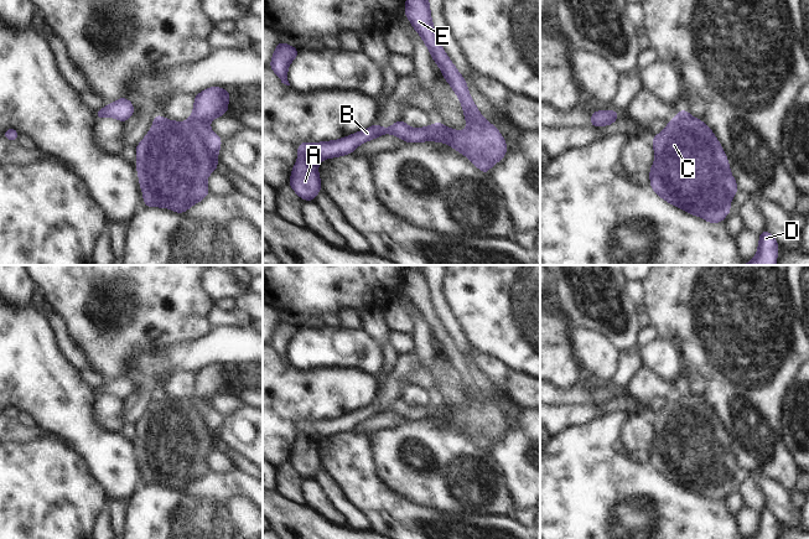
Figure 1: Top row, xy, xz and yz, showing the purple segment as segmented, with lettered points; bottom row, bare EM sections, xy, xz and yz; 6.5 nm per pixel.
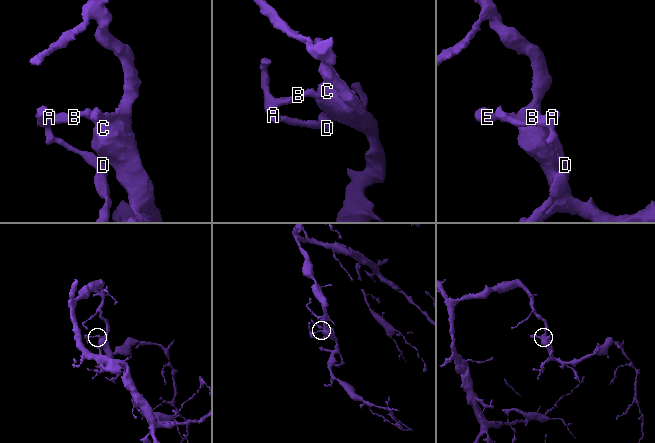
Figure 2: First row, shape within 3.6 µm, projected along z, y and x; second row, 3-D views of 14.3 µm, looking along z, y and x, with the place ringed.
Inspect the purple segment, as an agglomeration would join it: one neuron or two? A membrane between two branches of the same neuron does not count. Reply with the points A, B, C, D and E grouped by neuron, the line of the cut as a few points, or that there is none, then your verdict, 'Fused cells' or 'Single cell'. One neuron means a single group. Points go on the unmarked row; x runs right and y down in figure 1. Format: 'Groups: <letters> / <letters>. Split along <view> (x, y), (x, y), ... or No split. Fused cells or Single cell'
Groups: A B D / C E. Split along xz (436, 402), (436, 409), (428, 416). Fused cells

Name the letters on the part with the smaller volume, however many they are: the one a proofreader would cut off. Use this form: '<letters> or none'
A, B, D

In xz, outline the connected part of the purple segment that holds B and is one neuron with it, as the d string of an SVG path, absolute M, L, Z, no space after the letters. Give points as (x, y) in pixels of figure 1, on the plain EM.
M400 398L394 400L389 406L384 406L377 400L365 408L335 419L301 420L297 424L299 436L294 442L289 462L302 477L312 478L321 467L317 442L323 436L349 432L356 424L379 413L393 411L406 420L424 420L436 410L436 401L427 405L413 406L404 398Z

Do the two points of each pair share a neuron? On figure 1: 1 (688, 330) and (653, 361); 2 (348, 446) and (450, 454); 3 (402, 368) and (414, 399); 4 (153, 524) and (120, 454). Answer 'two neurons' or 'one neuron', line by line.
1: two neurons
2: two neurons
3: two neurons
4: two neurons

